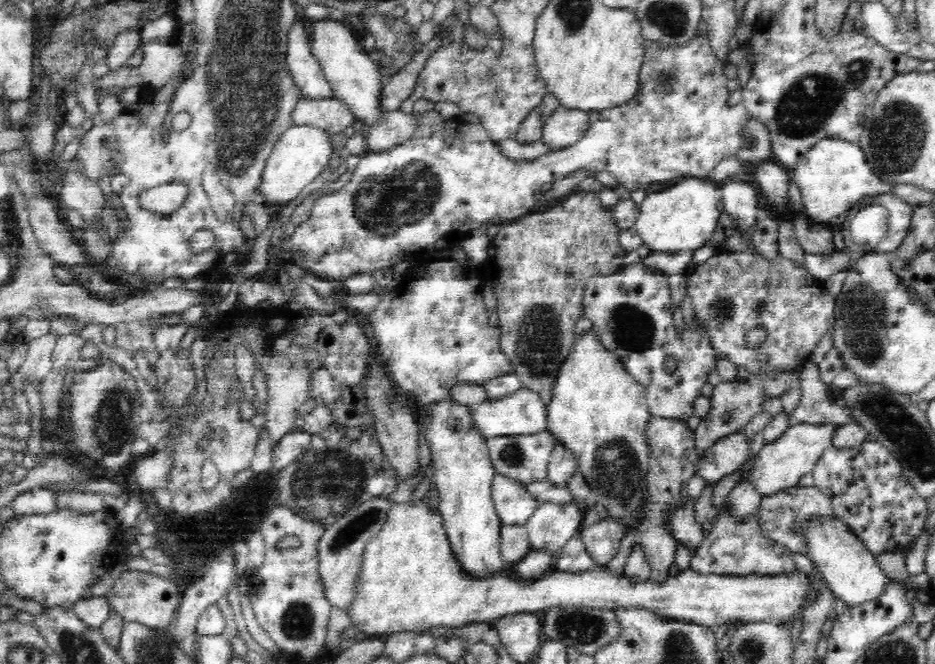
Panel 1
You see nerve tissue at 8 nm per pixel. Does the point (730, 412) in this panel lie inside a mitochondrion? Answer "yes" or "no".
yes

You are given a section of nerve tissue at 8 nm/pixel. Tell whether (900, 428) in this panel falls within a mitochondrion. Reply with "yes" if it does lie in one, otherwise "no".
yes

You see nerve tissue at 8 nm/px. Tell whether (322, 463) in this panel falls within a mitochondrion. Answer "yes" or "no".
yes

